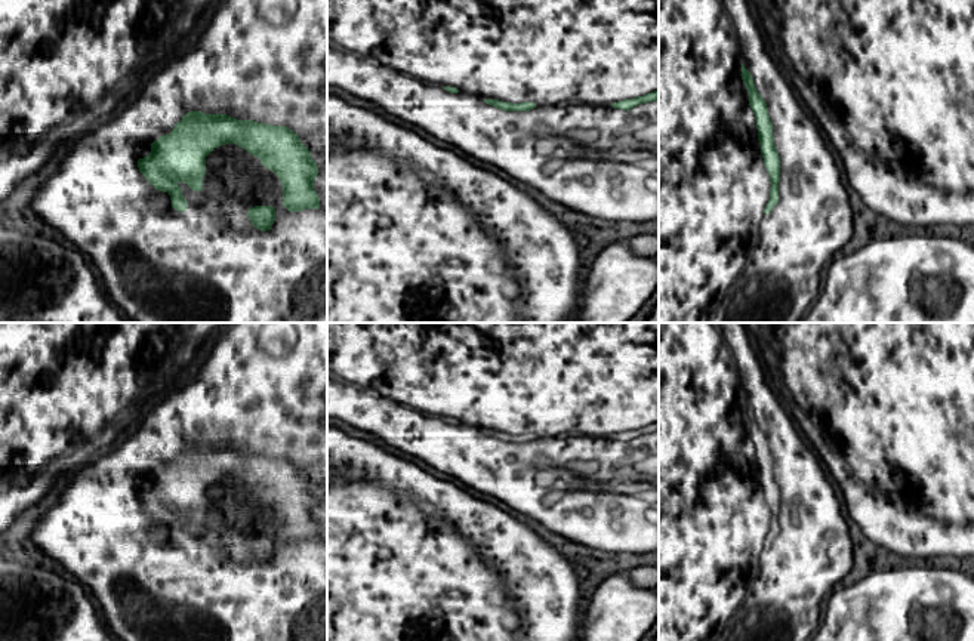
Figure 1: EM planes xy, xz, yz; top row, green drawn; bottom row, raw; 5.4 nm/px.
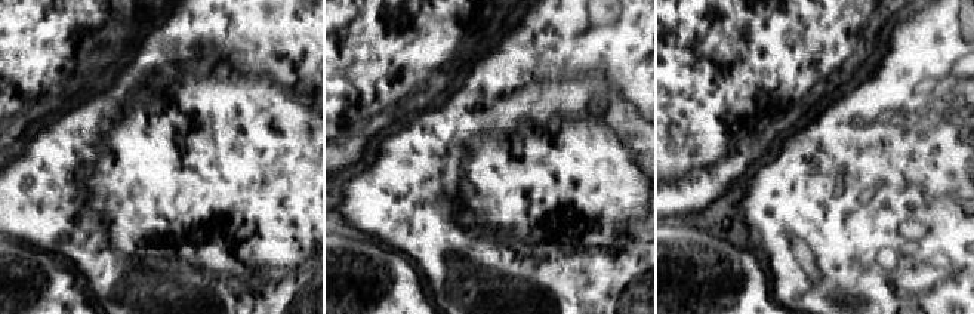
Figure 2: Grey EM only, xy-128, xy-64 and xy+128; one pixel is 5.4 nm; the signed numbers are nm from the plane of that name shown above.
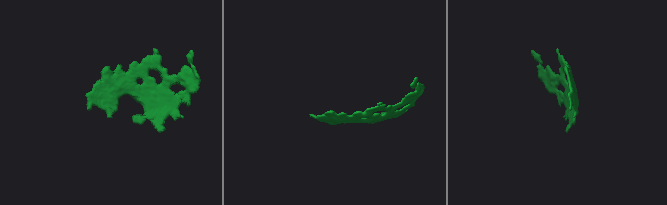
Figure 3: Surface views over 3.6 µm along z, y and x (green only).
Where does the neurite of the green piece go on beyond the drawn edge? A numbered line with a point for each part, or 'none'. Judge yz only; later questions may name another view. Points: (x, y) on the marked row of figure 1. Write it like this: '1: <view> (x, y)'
1: yz (721, 259)

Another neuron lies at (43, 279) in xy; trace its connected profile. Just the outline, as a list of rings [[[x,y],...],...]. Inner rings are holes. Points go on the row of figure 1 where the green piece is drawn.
[[[0,226],[0,323],[132,323],[107,298],[89,259],[55,235]]]

